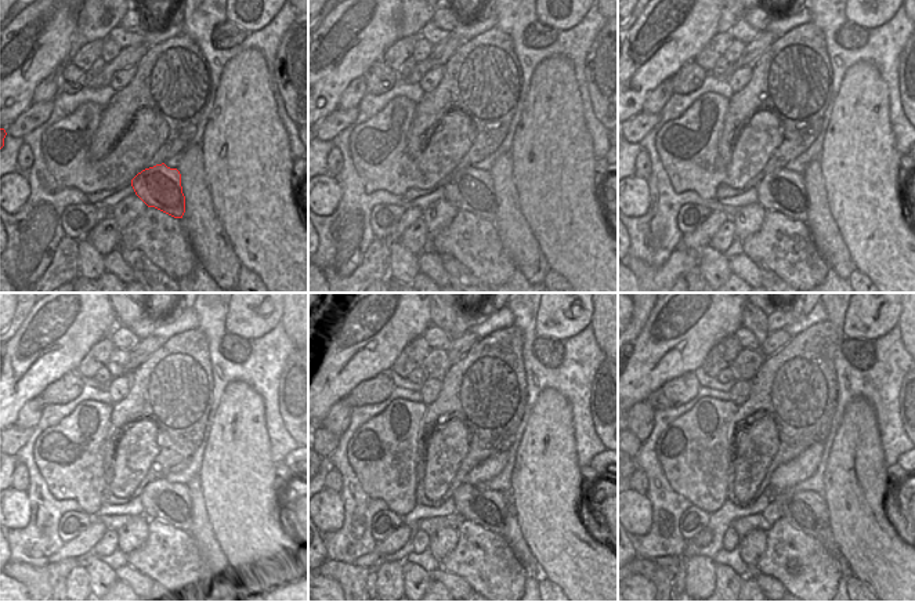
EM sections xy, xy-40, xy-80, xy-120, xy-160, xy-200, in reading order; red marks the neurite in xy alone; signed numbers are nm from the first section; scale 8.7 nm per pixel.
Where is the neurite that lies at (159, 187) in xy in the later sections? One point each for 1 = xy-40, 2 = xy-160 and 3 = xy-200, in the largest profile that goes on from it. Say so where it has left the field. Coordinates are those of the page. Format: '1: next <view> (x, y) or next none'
1: next xy-40 (470, 189)
2: next xy-160 (489, 508)
3: next xy-200 (807, 511)

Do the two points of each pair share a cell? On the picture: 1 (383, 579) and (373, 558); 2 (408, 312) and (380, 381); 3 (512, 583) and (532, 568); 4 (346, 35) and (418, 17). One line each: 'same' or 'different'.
1: different
2: different
3: different
4: different

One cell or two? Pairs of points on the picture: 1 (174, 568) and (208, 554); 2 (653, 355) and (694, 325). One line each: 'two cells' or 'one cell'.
1: two cells
2: one cell

